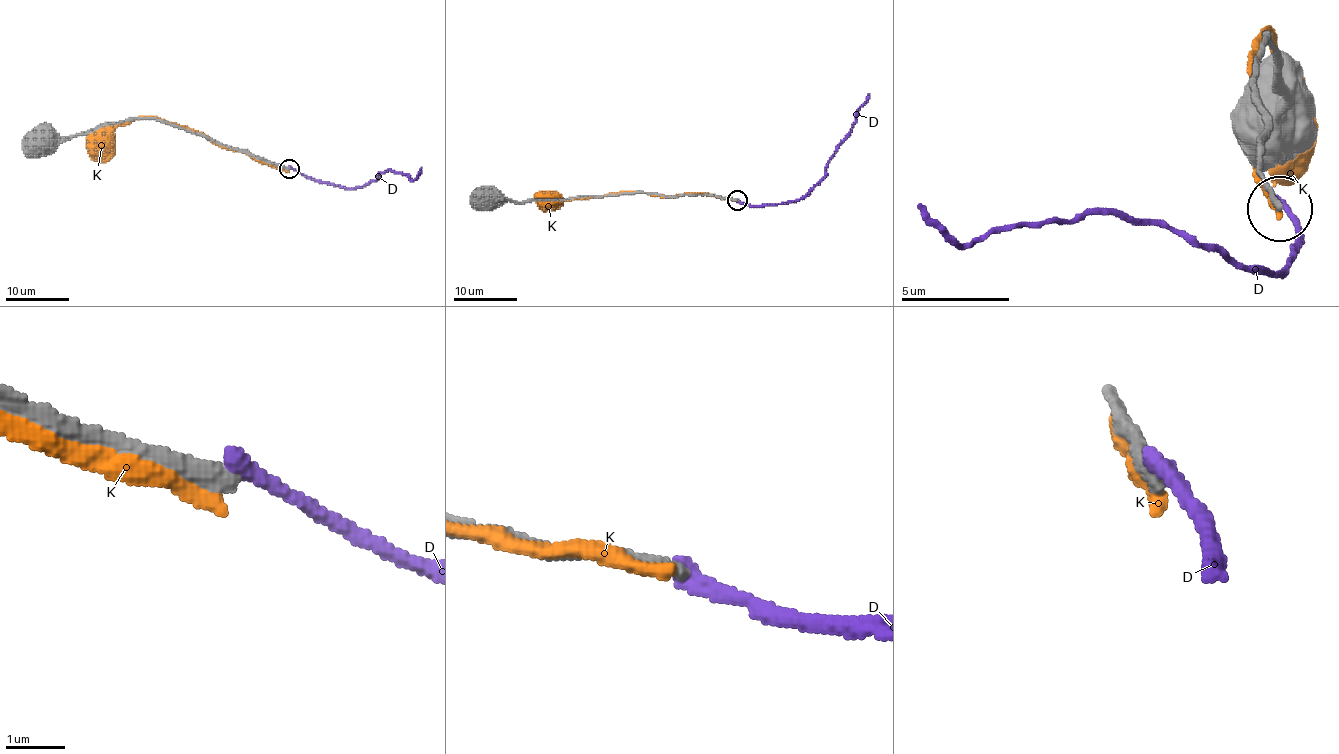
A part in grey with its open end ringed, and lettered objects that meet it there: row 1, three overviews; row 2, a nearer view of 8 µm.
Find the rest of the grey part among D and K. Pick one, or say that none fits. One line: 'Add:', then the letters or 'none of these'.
Add: none of these

